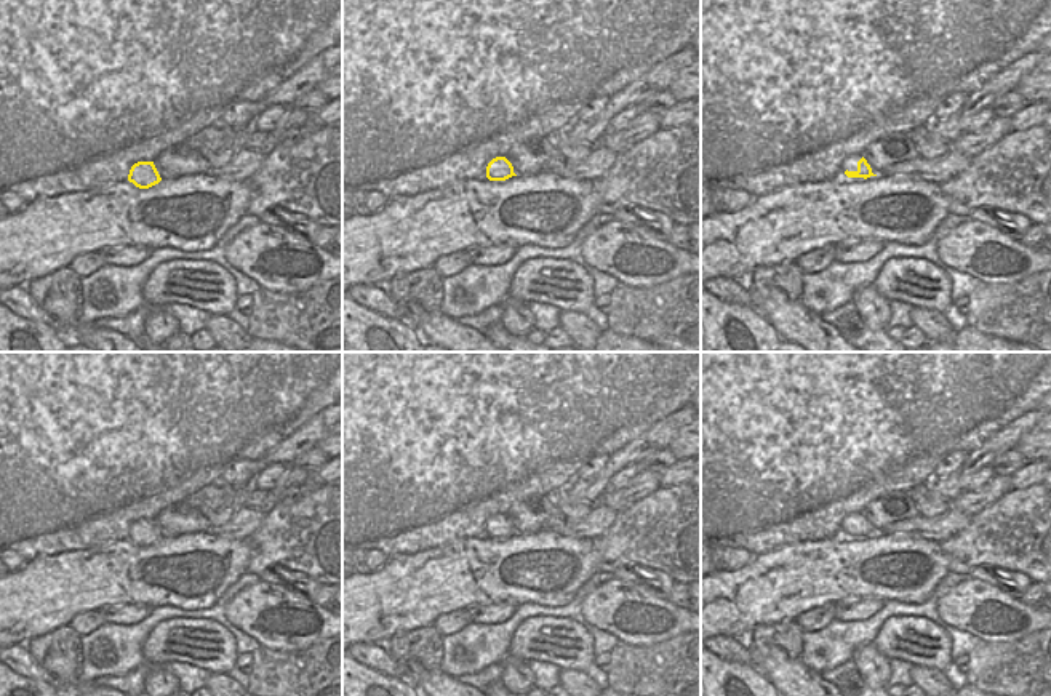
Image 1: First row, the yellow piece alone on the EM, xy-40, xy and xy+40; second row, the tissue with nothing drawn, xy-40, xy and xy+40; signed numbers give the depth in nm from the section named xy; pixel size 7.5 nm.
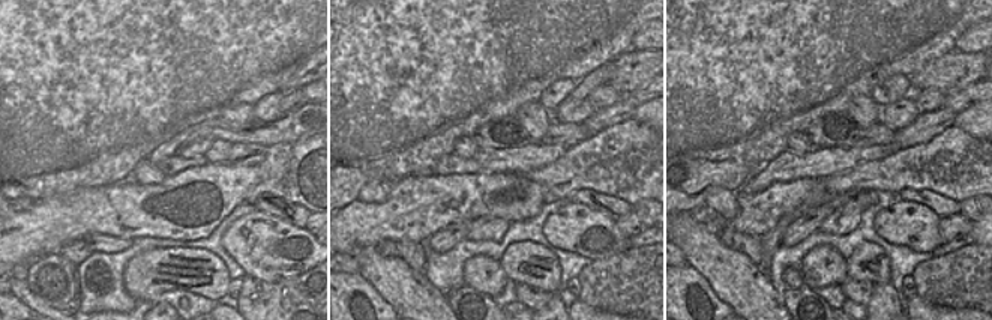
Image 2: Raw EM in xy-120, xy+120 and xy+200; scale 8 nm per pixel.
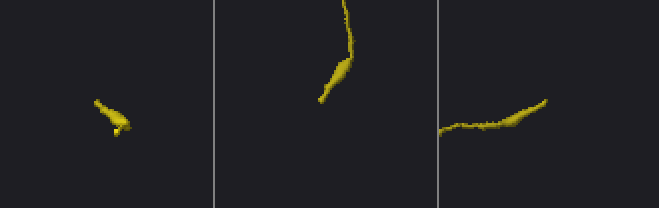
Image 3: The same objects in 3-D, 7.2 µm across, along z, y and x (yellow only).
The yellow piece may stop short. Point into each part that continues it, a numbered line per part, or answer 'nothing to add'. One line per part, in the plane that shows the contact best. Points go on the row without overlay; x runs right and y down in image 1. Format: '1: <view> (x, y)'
1: xy+40 (850, 522)

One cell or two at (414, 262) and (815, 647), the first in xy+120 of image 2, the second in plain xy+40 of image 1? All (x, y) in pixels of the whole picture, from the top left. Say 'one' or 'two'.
two

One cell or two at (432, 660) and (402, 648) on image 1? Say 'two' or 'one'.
one

